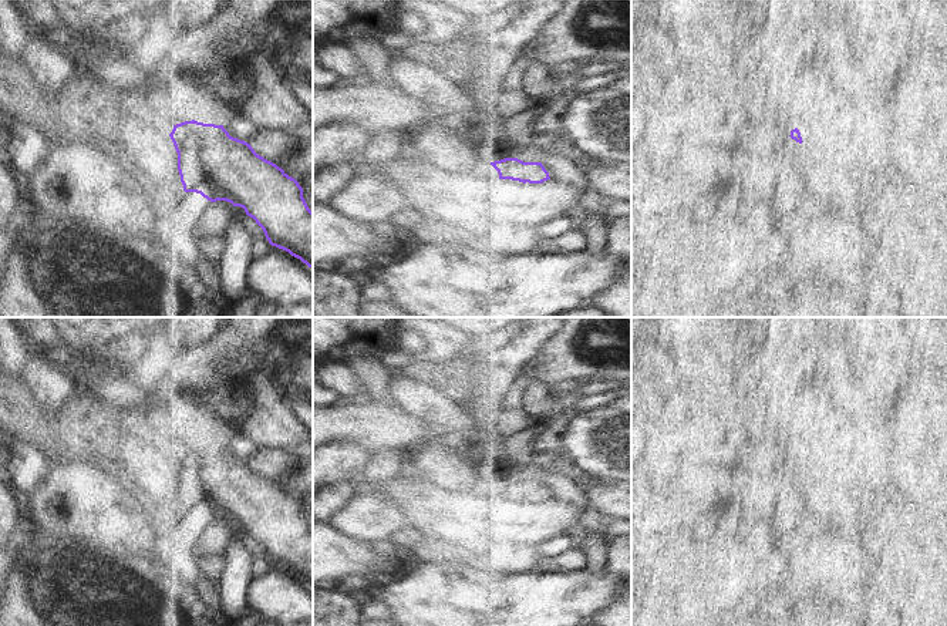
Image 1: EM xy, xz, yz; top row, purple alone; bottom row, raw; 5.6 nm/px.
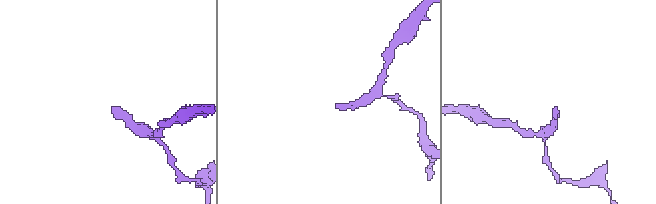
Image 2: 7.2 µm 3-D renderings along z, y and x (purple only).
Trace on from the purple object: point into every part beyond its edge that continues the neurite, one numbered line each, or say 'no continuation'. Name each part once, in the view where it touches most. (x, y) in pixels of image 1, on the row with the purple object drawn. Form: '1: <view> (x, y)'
no continuation

